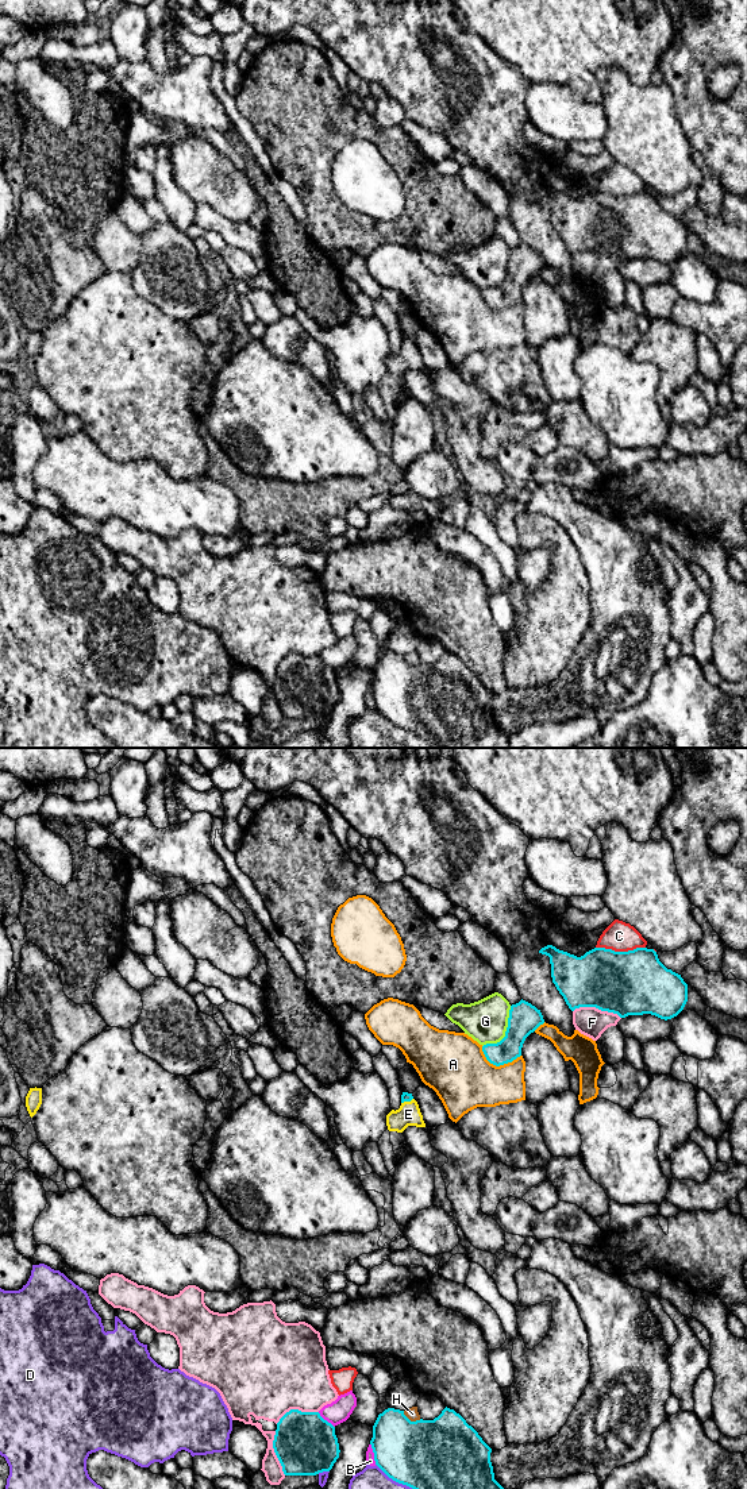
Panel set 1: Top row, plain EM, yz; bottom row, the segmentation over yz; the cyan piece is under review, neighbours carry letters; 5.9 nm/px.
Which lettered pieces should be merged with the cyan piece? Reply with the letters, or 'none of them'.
E

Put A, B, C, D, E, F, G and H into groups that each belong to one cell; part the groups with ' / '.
A / B / C / D / E / F / G / H

